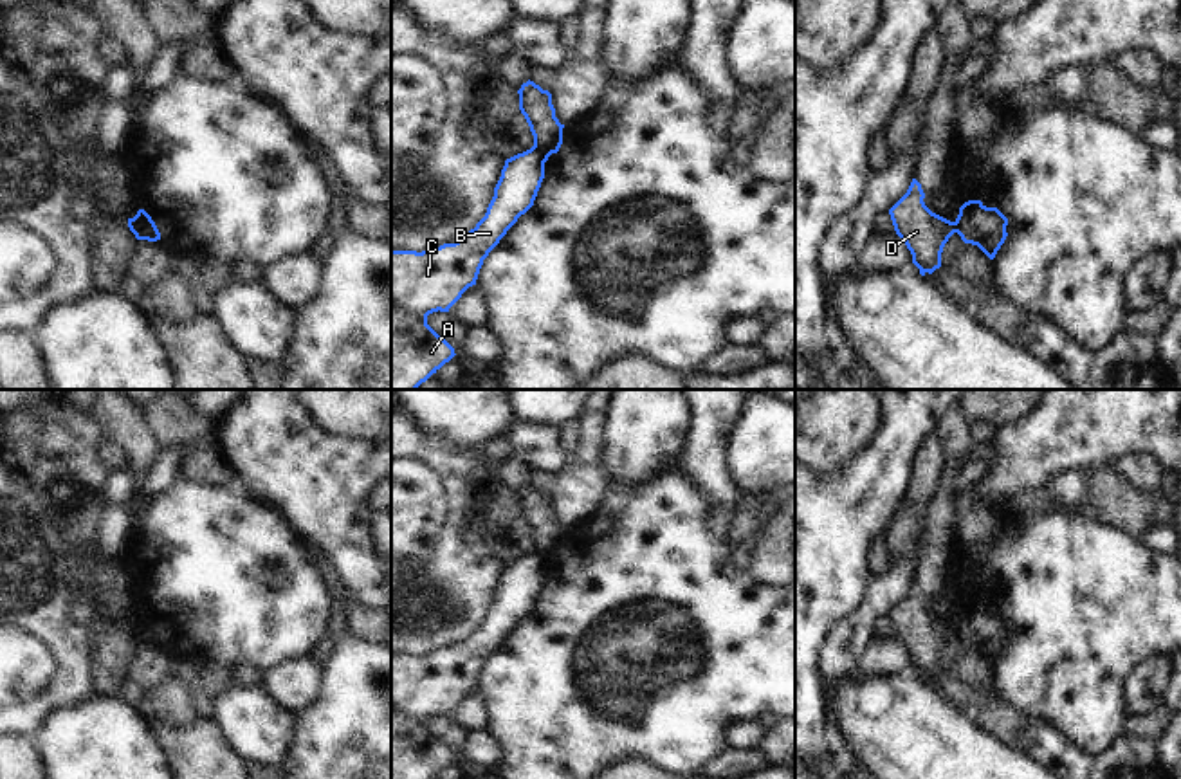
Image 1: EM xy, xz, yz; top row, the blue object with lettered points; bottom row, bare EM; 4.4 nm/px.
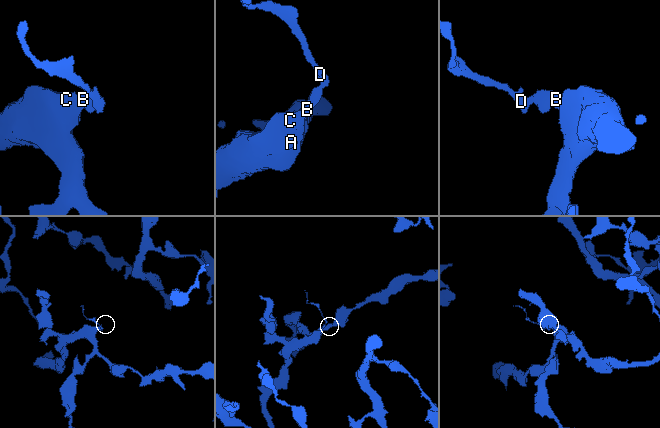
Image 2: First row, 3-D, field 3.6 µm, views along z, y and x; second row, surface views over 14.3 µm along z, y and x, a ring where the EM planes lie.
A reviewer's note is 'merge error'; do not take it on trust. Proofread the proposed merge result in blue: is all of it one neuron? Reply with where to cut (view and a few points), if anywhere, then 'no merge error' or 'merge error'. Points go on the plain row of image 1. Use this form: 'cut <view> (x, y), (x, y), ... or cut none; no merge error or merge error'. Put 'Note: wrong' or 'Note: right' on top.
Note: right
cut xz (534, 549), (550, 558); merge error

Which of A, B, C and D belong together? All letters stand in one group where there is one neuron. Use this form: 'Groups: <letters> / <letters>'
Groups: A B C / D

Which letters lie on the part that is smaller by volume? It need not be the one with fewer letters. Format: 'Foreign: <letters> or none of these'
Foreign: D

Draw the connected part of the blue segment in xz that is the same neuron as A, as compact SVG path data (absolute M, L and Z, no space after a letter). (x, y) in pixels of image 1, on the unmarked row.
M532 550L505 564L485 620L463 642L431 655L391 655L391 779L433 779L456 757L429 729L433 716L449 716L462 698L476 689L489 656L525 619L537 600L550 557Z

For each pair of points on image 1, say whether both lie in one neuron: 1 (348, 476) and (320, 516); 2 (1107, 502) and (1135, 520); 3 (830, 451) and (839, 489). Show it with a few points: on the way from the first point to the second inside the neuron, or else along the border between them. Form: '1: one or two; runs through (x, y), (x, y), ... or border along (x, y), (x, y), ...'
1: one; runs through (339, 485), (325, 500), (325, 507)
2: one; runs through (1115, 502), (1127, 513)
3: two; border along (866, 446), (835, 473), (819, 475), (814, 471)

